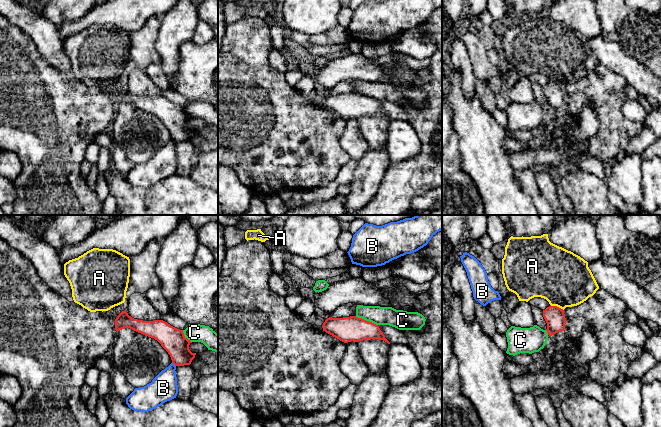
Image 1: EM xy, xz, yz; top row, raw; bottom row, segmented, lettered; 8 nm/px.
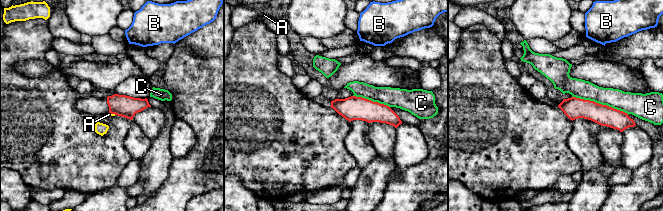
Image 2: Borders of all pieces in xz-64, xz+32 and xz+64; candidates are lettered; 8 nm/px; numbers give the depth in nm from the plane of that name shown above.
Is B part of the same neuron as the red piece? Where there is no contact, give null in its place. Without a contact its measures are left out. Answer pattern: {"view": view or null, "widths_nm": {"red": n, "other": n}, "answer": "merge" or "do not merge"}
{"view": "xy", "widths_nm": {"red": 190, "other": 220}, "answer": "do not merge"}

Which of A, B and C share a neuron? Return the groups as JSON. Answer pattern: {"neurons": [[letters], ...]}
{"neurons": [["A"], ["B"], ["C"]]}

